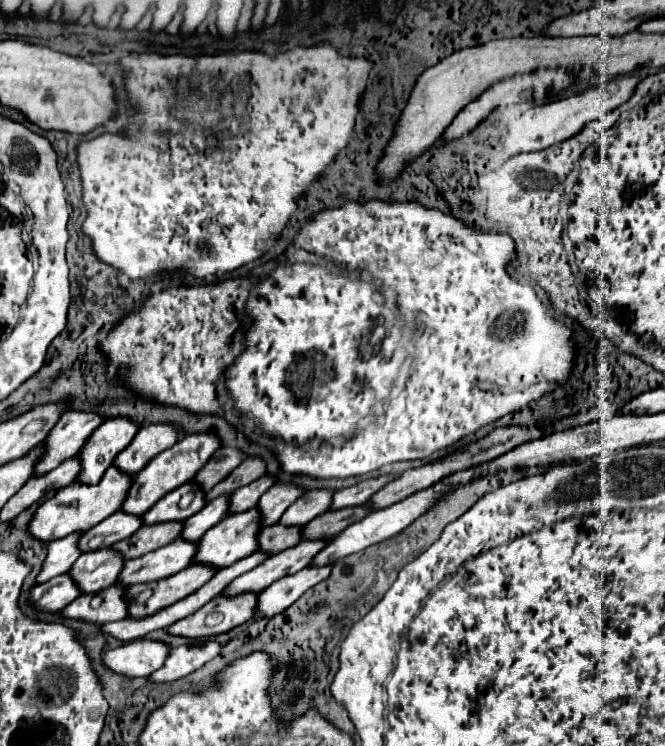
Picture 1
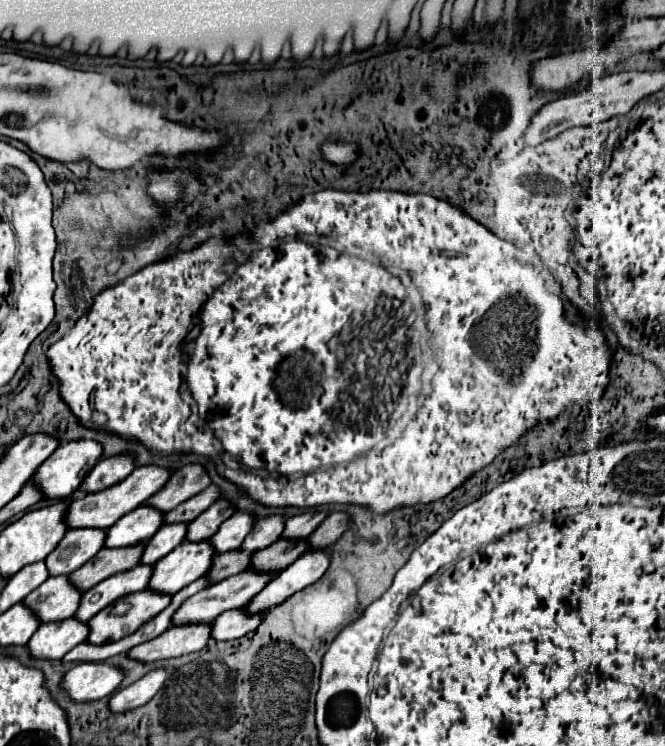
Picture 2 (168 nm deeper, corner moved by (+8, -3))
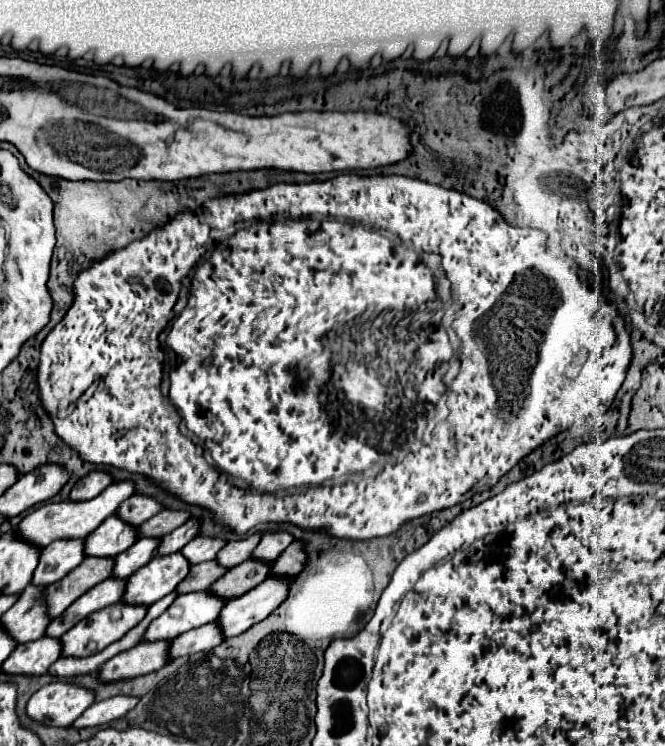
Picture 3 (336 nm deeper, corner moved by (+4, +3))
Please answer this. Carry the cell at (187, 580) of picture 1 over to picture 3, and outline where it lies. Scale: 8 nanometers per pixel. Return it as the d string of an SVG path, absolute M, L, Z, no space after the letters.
M115 603L115 605L109 605L97 613L91 613L89 617L85 617L83 621L79 621L71 631L67 631L63 637L61 637L61 643L63 643L63 655L65 657L87 657L91 653L97 653L101 649L105 649L107 645L111 645L113 641L121 639L129 629L133 629L145 615L147 615L147 605L123 605L121 603Z

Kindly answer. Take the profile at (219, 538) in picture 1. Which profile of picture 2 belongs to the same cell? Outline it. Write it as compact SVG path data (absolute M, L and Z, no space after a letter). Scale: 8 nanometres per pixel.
M207 541L181 543L169 555L155 563L147 589L161 595L175 595L185 585L207 573L211 557L213 551Z

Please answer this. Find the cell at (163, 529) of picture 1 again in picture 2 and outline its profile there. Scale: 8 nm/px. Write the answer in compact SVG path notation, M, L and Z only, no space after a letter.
M105 547L99 551L99 555L95 555L95 559L89 559L83 567L79 567L79 571L73 571L69 581L75 585L75 589L85 593L103 579L137 567L141 551L143 547L121 547L115 551L107 551Z

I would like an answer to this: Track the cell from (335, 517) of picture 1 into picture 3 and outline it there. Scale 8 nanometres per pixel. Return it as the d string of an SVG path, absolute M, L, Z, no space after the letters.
M251 557L241 565L231 567L221 579L213 583L211 591L221 597L239 597L249 589L257 587L259 583L263 583L263 579L267 579L269 575L271 575L271 563L255 561Z

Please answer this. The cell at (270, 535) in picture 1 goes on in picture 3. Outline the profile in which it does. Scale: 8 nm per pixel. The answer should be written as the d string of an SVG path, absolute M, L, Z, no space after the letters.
M215 559L213 561L205 561L199 565L193 565L189 575L183 579L183 583L179 583L177 591L179 593L191 593L191 591L205 591L209 589L219 577L223 577L223 573L227 573L227 569L223 569L223 565L219 565Z

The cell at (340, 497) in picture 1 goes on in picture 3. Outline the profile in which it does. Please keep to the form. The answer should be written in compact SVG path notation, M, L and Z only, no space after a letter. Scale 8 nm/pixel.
M269 531L261 537L261 543L257 545L257 549L253 551L251 557L261 559L261 561L275 561L275 557L279 557L279 553L283 553L283 549L287 549L287 545L293 543L293 535L287 531Z

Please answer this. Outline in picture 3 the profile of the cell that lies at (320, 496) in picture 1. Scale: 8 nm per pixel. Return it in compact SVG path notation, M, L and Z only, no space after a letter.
M253 533L251 537L239 539L239 541L229 541L219 553L217 553L217 561L219 565L231 569L243 561L247 561L251 557L251 549L255 549L255 545L261 541L261 533Z

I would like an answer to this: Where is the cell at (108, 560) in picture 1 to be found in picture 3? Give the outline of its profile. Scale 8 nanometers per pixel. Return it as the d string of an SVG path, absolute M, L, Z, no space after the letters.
M27 585L27 589L17 599L17 603L1 617L1 625L9 631L9 635L17 643L27 643L43 637L47 631L47 625L51 623L51 617L47 617L45 613L47 605L43 603L37 607L31 605L35 595L43 593L43 589L45 587L39 587L39 585Z

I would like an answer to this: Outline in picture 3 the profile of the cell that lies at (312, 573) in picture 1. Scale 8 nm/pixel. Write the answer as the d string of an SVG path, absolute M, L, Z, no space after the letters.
M207 623L203 627L197 627L197 629L191 629L179 637L173 639L171 643L171 657L181 657L181 655L191 655L191 653L197 653L197 651L207 651L207 649L213 649L215 645L219 645L223 639L221 639L221 633L219 633L219 625L213 623Z

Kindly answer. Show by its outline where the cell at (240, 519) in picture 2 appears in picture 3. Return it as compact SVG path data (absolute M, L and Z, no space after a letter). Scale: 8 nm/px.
M199 535L195 537L191 543L187 543L181 553L187 557L187 561L191 565L195 563L203 563L203 561L211 561L217 557L219 549L223 549L227 541L221 537L209 537L209 535Z

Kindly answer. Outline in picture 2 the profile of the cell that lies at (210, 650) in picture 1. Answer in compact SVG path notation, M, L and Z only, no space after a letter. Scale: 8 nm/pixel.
M157 669L151 671L149 675L145 675L143 679L135 681L133 685L117 691L115 695L111 695L107 707L111 713L123 713L129 709L137 709L141 705L145 705L163 685L163 679L167 679L165 669Z

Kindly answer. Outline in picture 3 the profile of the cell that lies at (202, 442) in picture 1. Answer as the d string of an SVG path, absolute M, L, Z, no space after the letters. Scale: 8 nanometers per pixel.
M129 479L127 481L115 481L107 489L103 489L97 497L93 497L89 501L61 501L61 503L47 503L43 507L39 507L37 511L29 513L17 525L17 531L25 541L35 543L39 547L47 547L55 539L71 539L71 537L83 539L89 533L93 533L107 517L115 515L119 505L131 495L135 495L135 483L133 481L129 481Z

